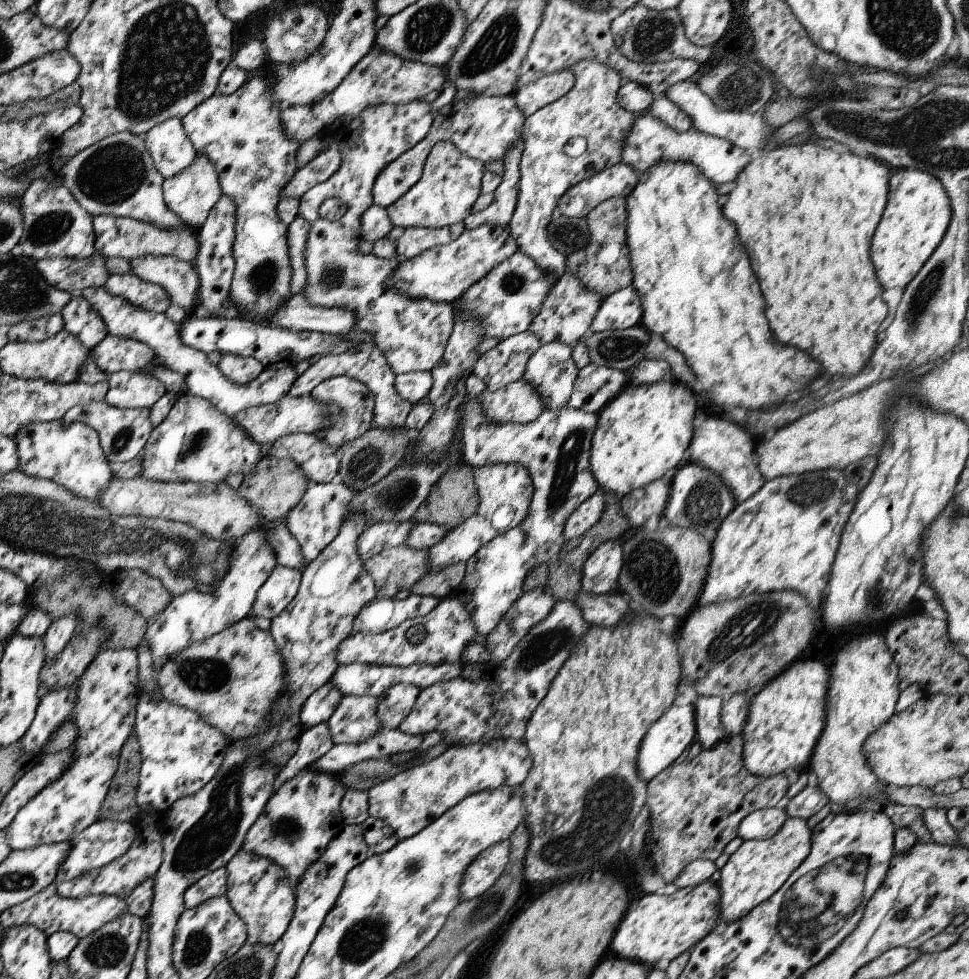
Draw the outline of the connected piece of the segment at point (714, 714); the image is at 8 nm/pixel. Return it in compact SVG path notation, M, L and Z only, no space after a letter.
M698 696L695 703L696 736L695 740L701 744L702 750L716 746L726 738L725 728L721 725L720 697Z

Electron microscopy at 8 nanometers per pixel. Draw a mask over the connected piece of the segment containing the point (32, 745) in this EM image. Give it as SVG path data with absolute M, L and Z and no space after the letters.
M77 682L74 685L71 685L68 689L60 689L57 691L44 691L44 694L42 694L42 698L39 700L39 705L37 706L37 711L34 717L34 720L32 721L32 724L27 728L27 731L24 733L24 736L21 738L20 742L22 743L22 746L24 747L24 750L28 754L34 754L37 758L41 757L41 748L48 742L48 738L50 738L50 735L53 734L53 732L58 728L61 727L63 722L70 720L73 720L73 715L71 714L73 709L73 704L75 701L75 698L77 697L77 694L75 693L75 686L77 685Z

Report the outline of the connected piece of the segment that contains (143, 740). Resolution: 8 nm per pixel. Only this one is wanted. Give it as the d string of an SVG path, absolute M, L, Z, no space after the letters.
M145 691L137 704L134 732L141 746L136 798L142 812L158 810L163 813L178 798L206 786L222 764L228 744L226 736L204 722L198 713L170 704L164 698L154 701Z

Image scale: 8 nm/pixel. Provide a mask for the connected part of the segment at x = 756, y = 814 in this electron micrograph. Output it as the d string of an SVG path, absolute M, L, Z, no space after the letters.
M781 805L752 811L740 821L739 837L743 841L772 838L788 817Z

